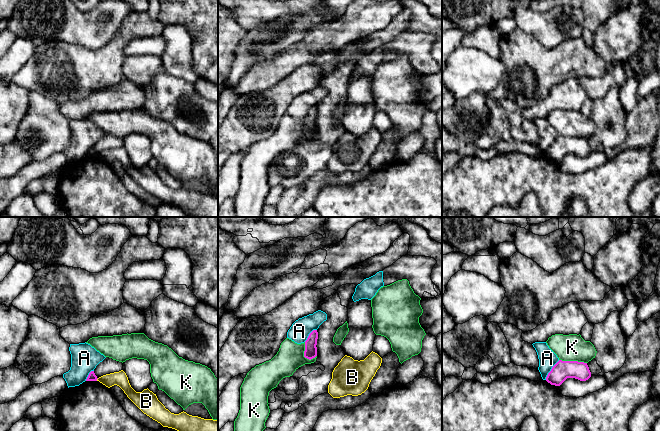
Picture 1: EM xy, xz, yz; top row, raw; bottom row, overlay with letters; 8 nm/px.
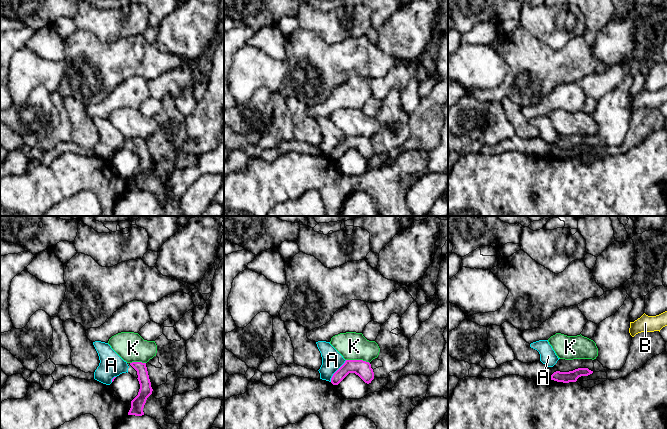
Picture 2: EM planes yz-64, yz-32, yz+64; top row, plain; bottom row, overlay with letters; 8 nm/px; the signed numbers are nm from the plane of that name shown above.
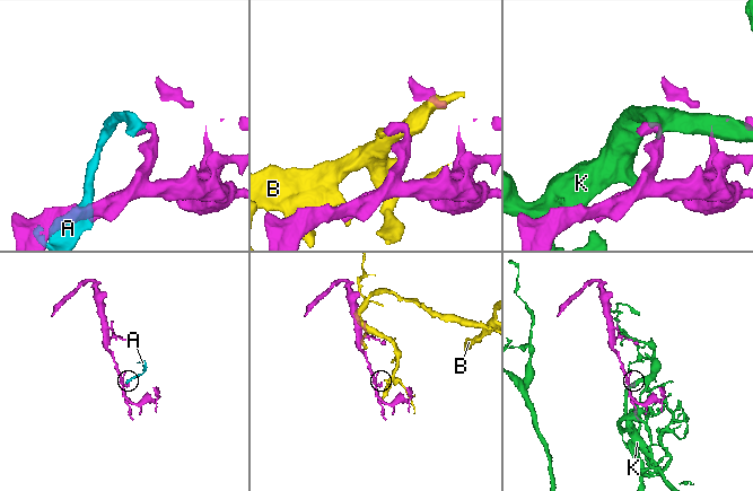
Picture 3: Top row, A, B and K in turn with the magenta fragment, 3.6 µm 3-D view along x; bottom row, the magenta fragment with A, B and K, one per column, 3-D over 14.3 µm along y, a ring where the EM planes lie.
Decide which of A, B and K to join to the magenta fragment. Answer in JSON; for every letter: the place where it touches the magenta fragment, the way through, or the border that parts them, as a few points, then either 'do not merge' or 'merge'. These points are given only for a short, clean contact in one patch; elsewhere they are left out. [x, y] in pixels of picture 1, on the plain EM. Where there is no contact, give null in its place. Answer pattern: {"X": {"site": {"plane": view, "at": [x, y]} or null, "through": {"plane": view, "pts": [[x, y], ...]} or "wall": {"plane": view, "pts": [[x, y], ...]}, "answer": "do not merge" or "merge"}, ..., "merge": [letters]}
{"A": {"site": {"plane": "yz", "at": [551, 146]}, "wall": {"plane": "yz", "pts": [[559, 136], [545, 155]]}, "answer": "do not merge"}, "B": {"site": {"plane": "xy", "at": [97, 154]}, "answer": "do not merge"}, "K": {"site": {"plane": "yz", "at": [573, 137]}, "answer": "do not merge"}, "merge": []}

